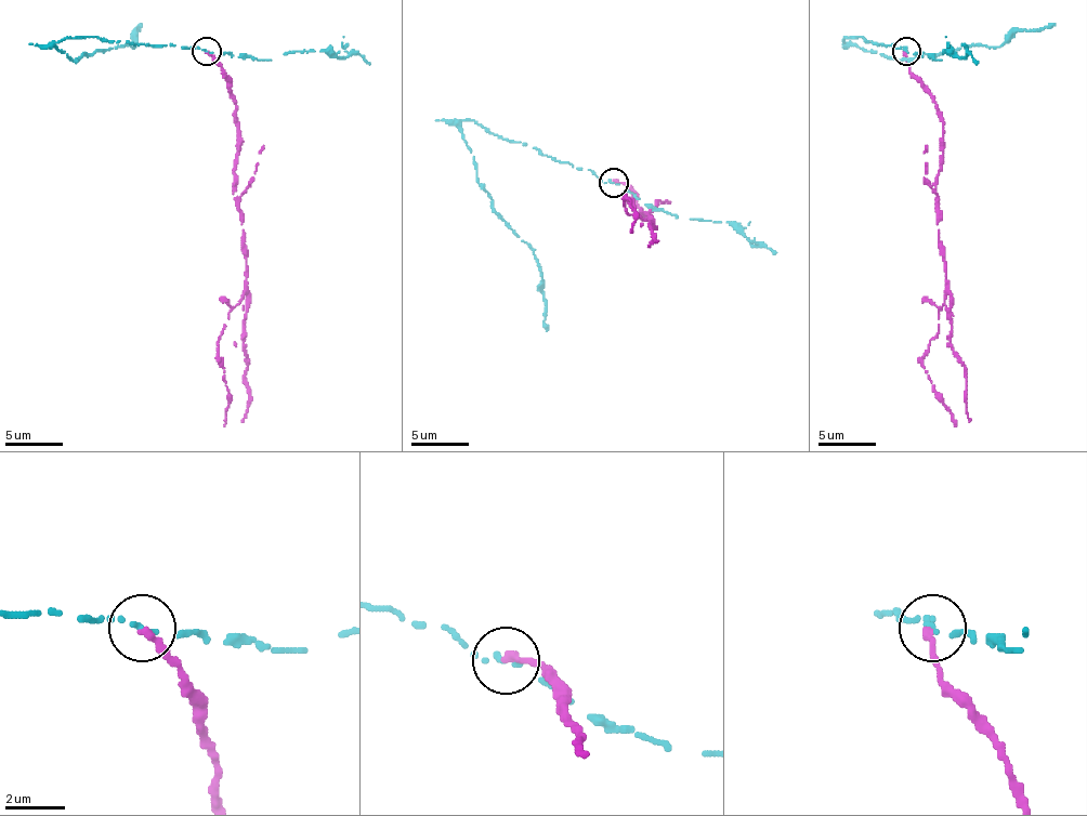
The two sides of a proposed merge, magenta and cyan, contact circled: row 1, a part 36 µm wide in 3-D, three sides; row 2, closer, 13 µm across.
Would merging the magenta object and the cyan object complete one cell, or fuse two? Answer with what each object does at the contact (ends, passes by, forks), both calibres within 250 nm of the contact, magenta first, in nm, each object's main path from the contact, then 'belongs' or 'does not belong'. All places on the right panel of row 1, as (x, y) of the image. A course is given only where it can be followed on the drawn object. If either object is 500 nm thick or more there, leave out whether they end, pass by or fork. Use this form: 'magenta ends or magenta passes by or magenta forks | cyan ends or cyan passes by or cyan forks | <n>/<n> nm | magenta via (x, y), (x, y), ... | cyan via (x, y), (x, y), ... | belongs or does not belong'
magenta ends | cyan passes by | 280/140 nm | magenta via (907, 52), (913, 75), (937, 104), (942, 124), (937, 194), (945, 290), (939, 328), (921, 366), (956, 426) | cyan via (907, 52), (843, 37), (909, 61), (992, 45), (1023, 28), (1049, 28), (1056, 23) | does not belong

